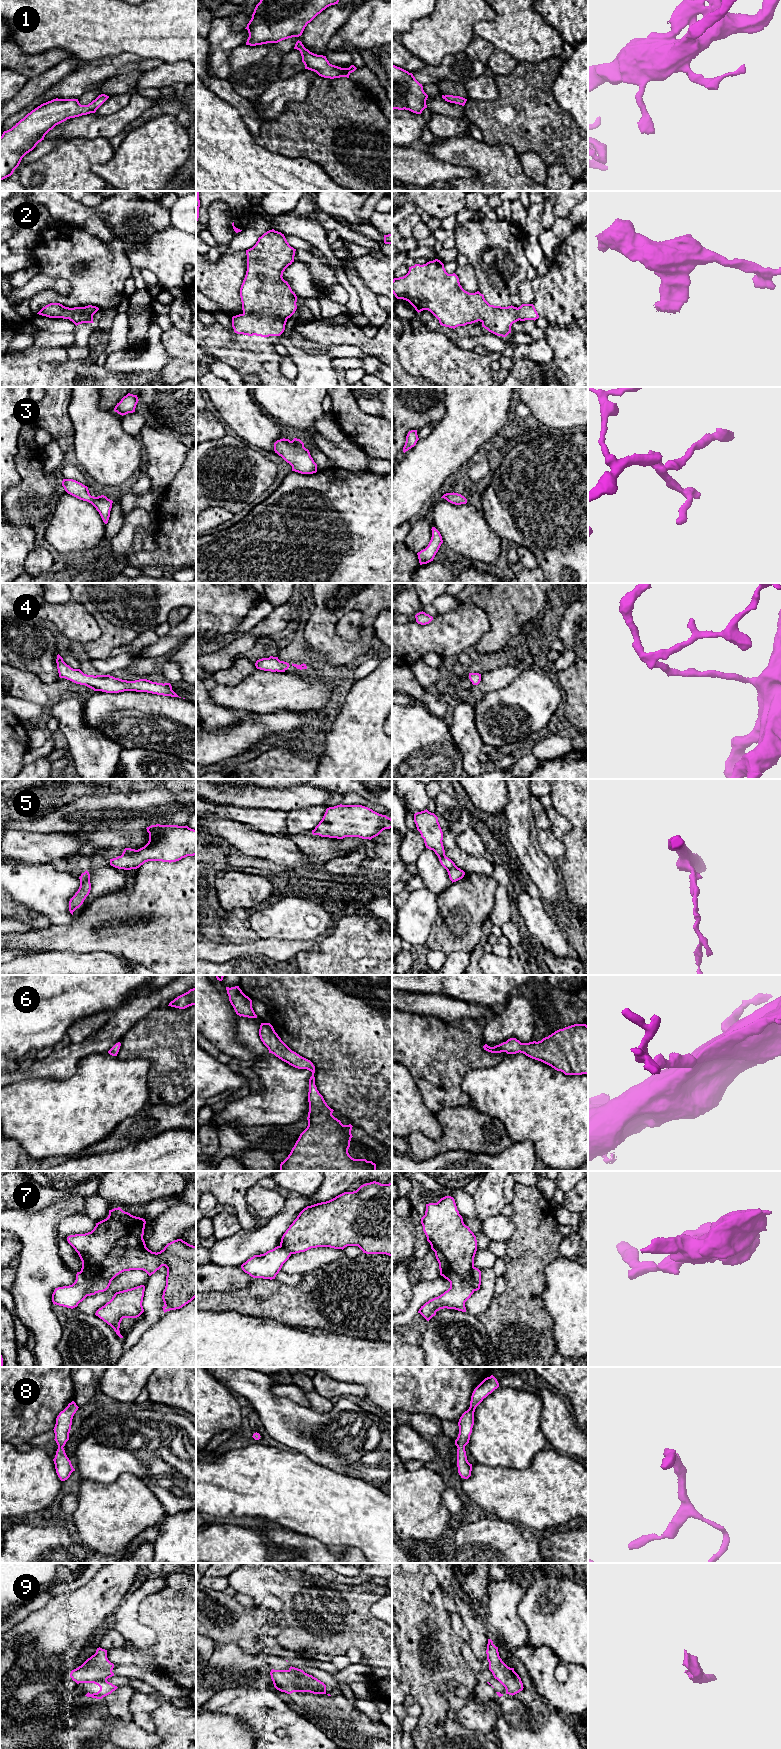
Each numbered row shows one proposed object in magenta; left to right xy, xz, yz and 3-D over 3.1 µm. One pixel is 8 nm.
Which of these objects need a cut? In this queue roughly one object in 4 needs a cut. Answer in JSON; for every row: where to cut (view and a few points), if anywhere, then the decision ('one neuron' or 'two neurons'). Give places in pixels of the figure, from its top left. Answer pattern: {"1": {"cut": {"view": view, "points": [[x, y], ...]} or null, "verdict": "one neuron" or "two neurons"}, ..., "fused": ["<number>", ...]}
{"1": {"cut": null, "verdict": "one neuron"}, "2": {"cut": null, "verdict": "one neuron"}, "3": {"cut": null, "verdict": "one neuron"}, "4": {"cut": null, "verdict": "one neuron"}, "5": {"cut": null, "verdict": "one neuron"}, "6": {"cut": null, "verdict": "one neuron"}, "7": {"cut": {"view": "xy", "points": [[83, 1269], [89, 1271], [91, 1282], [86, 1295]]}, "verdict": "two neurons"}, "8": {"cut": null, "verdict": "one neuron"}, "9": {"cut": {"view": "xz", "points": [[288, 1670], [294, 1673], [304, 1673]]}, "verdict": "two neurons"}, "fused": ["7", "9"]}

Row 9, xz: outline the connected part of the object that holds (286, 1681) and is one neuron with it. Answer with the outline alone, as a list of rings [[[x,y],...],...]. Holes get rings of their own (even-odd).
[[[274,1670],[270,1672],[274,1687],[287,1694],[293,1692],[310,1692],[326,1694],[326,1685],[307,1673],[297,1674],[289,1670]]]

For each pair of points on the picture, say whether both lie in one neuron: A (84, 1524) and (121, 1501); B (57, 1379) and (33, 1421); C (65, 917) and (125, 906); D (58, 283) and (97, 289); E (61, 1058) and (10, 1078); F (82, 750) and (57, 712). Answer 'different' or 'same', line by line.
A: same
B: same
C: different
D: different
E: same
F: same

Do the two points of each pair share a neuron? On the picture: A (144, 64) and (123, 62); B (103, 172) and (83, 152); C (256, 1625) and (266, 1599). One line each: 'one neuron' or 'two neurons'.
A: one neuron
B: two neurons
C: two neurons

